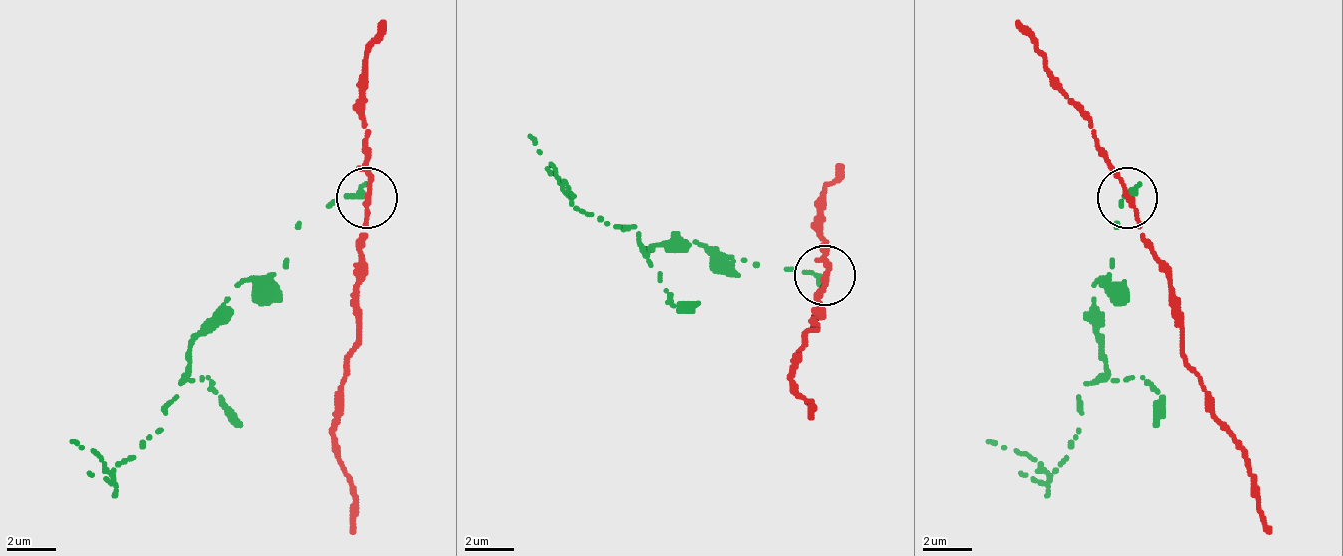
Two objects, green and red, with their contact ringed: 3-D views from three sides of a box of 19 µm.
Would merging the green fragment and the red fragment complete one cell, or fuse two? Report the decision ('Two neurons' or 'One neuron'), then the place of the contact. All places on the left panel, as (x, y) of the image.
Two neurons. Place: (366, 197)

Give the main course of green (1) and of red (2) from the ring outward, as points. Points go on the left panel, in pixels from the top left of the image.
1: (365, 199), (334, 199), (298, 223), (285, 266), (237, 284), (194, 339), (164, 430), (109, 473), (72, 443)
2: (365, 199), (352, 357), (334, 437), (352, 485), (352, 534)

